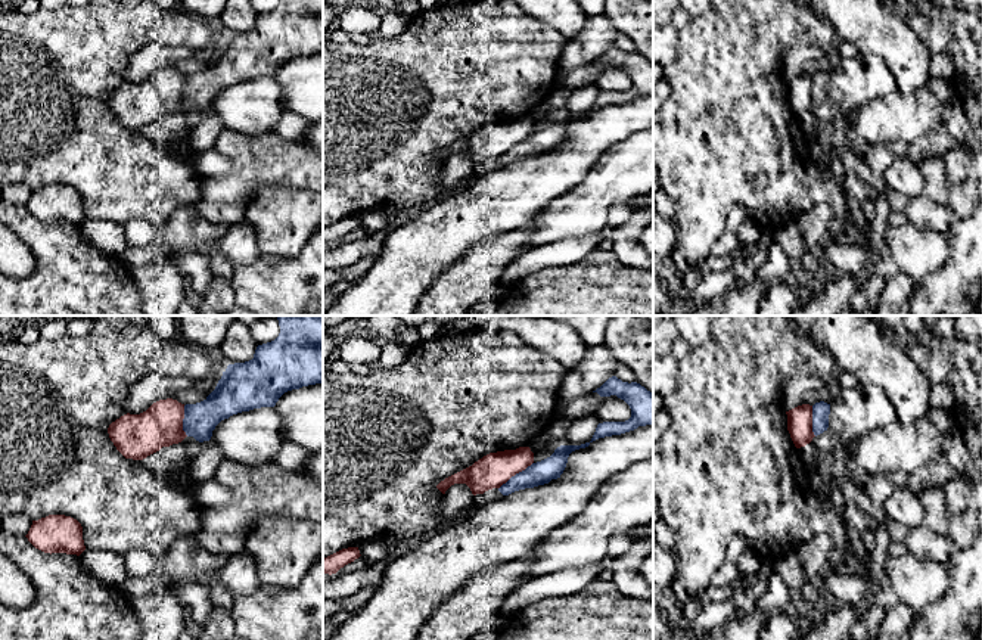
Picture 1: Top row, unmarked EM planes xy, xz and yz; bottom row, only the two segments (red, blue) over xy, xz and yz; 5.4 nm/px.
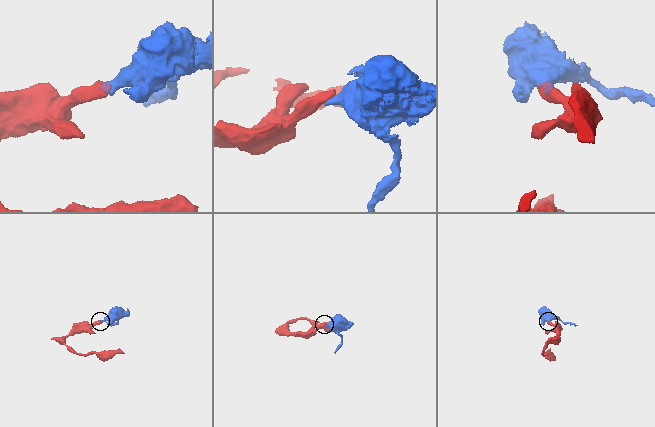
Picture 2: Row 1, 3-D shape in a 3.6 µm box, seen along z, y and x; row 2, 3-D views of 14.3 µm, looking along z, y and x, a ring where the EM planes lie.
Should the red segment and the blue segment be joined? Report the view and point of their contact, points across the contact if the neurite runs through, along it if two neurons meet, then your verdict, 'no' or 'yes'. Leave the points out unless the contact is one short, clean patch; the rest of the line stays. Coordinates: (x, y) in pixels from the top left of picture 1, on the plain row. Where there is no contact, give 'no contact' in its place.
xz (515, 143) | no

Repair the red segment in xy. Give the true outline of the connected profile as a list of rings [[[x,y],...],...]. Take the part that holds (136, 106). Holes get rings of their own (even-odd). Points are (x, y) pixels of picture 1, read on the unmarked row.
[[[167,68],[153,72],[140,84],[121,86],[109,94],[108,103],[125,128],[143,130],[187,106],[183,100],[183,88],[184,74]]]

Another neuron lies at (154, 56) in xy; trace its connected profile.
[[[150,43],[133,55],[127,68],[127,83],[140,84],[159,69],[173,68],[195,53],[181,44]]]

